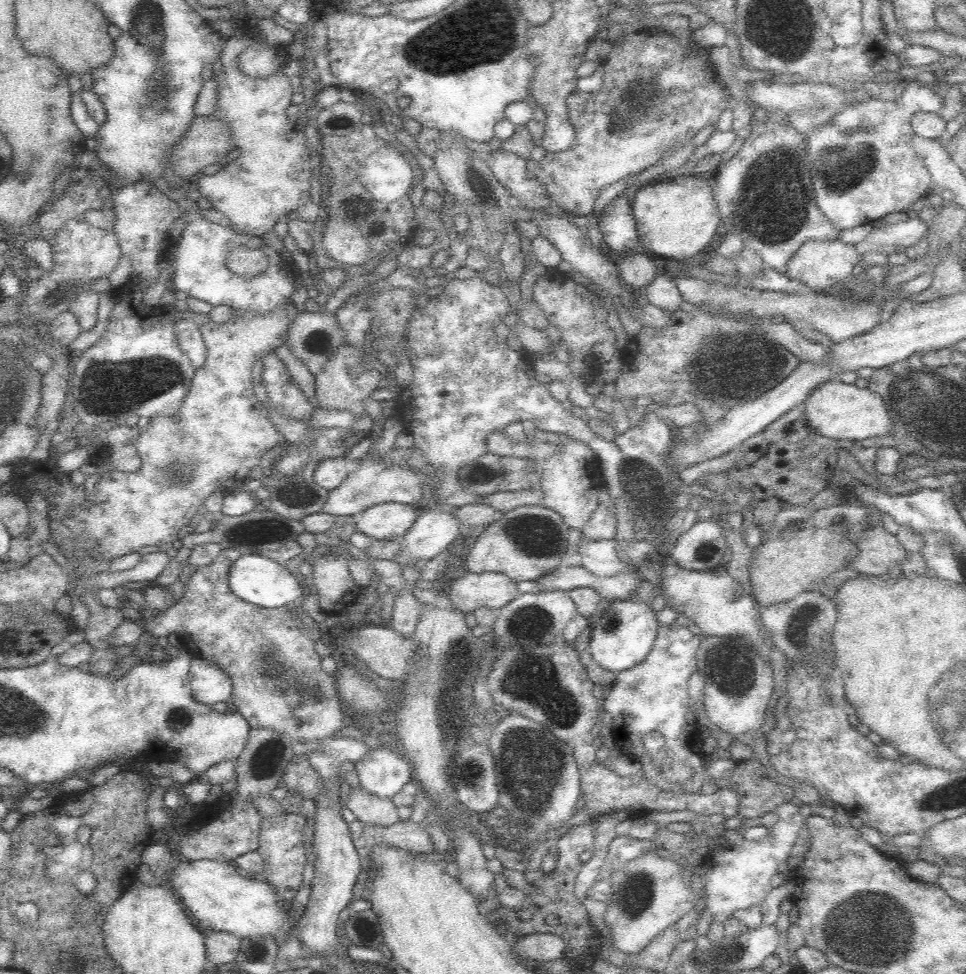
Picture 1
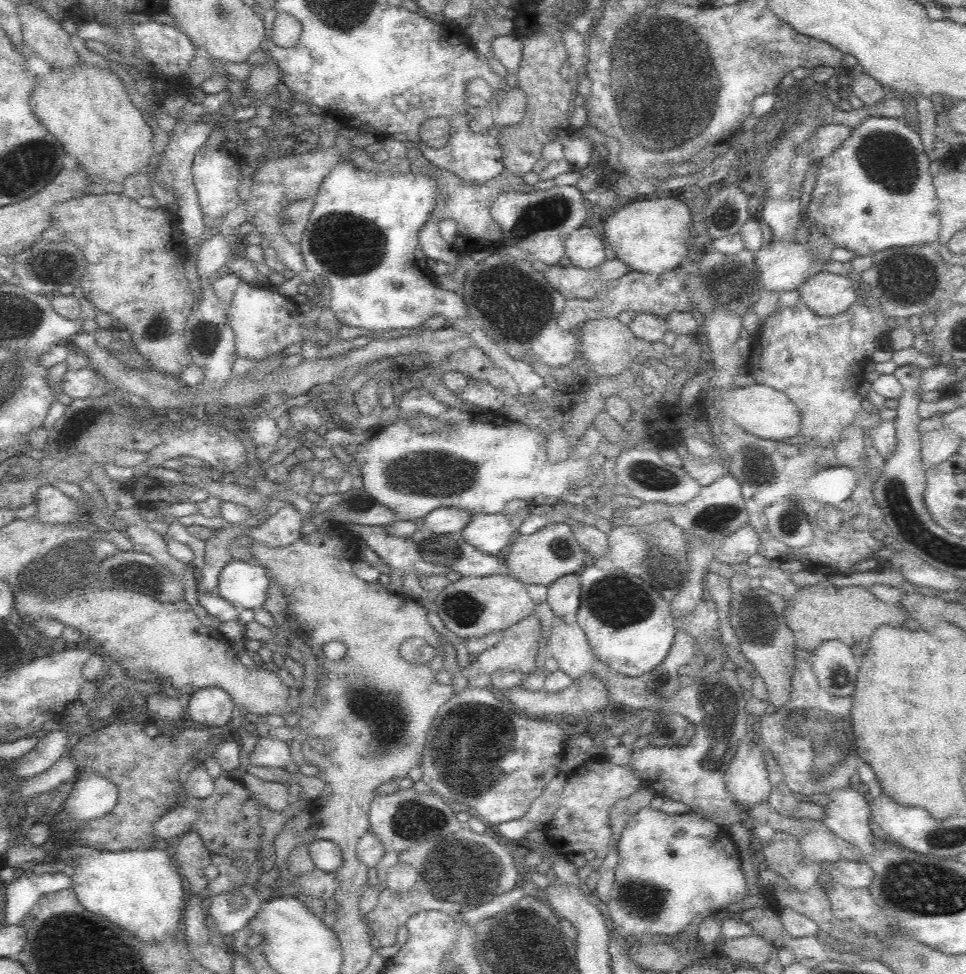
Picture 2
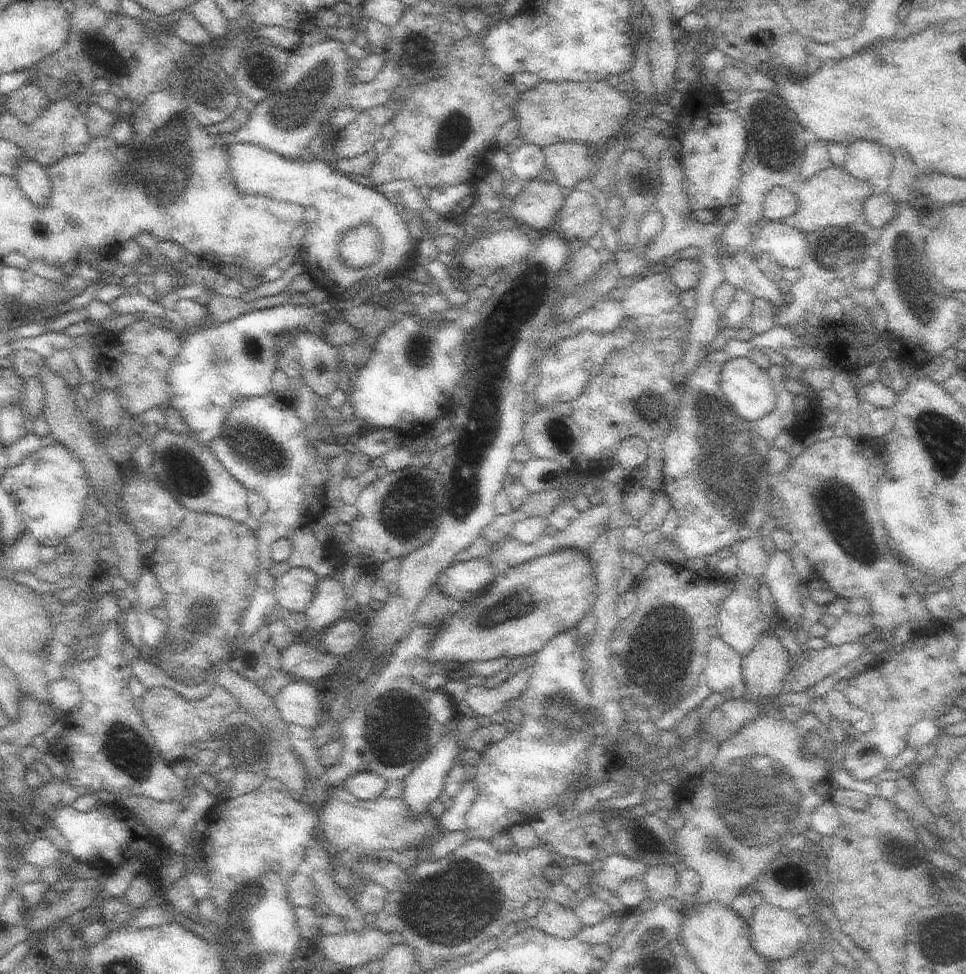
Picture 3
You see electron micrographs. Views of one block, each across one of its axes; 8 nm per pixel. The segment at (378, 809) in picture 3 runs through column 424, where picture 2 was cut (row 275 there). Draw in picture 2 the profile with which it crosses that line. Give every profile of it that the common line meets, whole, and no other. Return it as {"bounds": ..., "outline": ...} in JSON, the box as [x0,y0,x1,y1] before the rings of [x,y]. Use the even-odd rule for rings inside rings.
{"bounds":[800,270,860,316],"outline":[[[822,270],[806,280],[800,294],[802,302],[818,316],[838,316],[856,302],[860,288],[854,276],[840,276]]]}

